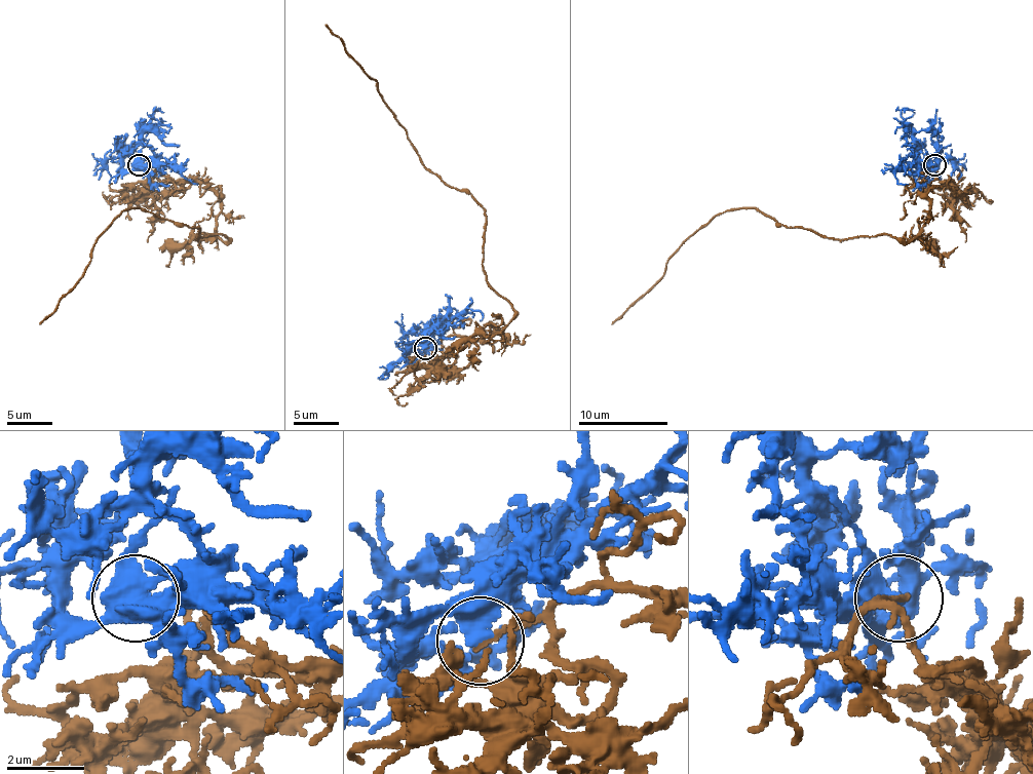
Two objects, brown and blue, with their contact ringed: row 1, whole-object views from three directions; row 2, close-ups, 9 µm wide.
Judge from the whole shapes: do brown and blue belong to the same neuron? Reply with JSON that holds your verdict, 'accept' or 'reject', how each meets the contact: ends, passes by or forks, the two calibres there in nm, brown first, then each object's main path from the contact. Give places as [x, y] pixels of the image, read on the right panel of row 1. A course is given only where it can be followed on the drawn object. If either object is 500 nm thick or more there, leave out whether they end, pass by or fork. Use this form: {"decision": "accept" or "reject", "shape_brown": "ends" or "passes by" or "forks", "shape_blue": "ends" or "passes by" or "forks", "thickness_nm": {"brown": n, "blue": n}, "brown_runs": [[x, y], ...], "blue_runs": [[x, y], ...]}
{"decision": "accept", "thickness_nm": {"brown": 130, "blue": 550}, "brown_runs": [[934, 164], [921, 185], [929, 216], [910, 240], [823, 238], [755, 209], [728, 209], [694, 231], [612, 323]], "blue_runs": [[934, 164], [901, 117], [903, 111], [908, 111], [903, 113]]}

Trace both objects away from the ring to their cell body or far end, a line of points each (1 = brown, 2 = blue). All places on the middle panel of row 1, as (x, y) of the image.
1: (426, 347), (451, 336), (505, 343), (514, 309), (483, 269), (483, 208), (426, 168), (326, 25)
2: (424, 347), (431, 334), (429, 327), (445, 318), (441, 314), (445, 320), (449, 316)

